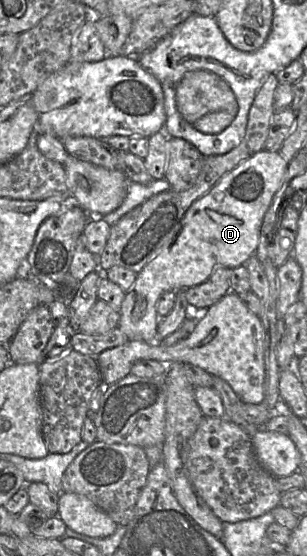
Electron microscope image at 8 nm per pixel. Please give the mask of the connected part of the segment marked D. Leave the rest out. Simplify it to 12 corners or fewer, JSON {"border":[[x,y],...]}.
{"border":[[263,149],[189,206],[118,327],[156,342],[164,292],[246,265],[288,164]]}

